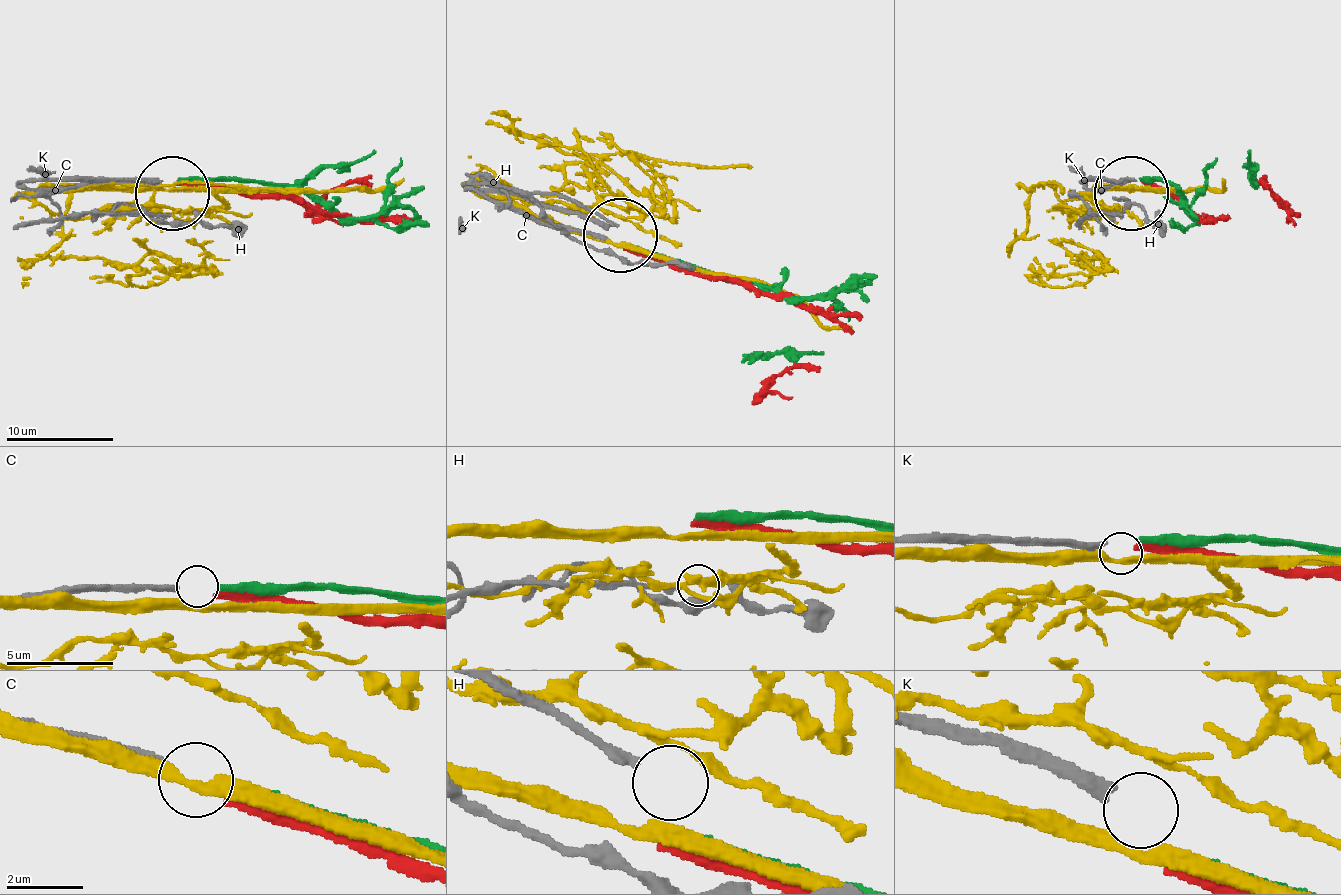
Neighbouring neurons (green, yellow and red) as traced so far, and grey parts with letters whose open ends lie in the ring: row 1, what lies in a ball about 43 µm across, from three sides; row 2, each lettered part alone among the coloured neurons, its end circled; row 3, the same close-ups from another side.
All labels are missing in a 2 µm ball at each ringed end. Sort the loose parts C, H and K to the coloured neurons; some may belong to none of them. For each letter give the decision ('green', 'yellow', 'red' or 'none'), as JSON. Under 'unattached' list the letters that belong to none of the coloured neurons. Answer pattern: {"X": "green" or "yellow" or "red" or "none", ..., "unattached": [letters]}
{"C": "green", "H": "none", "K": "none", "unattached": ["H", "K"]}

